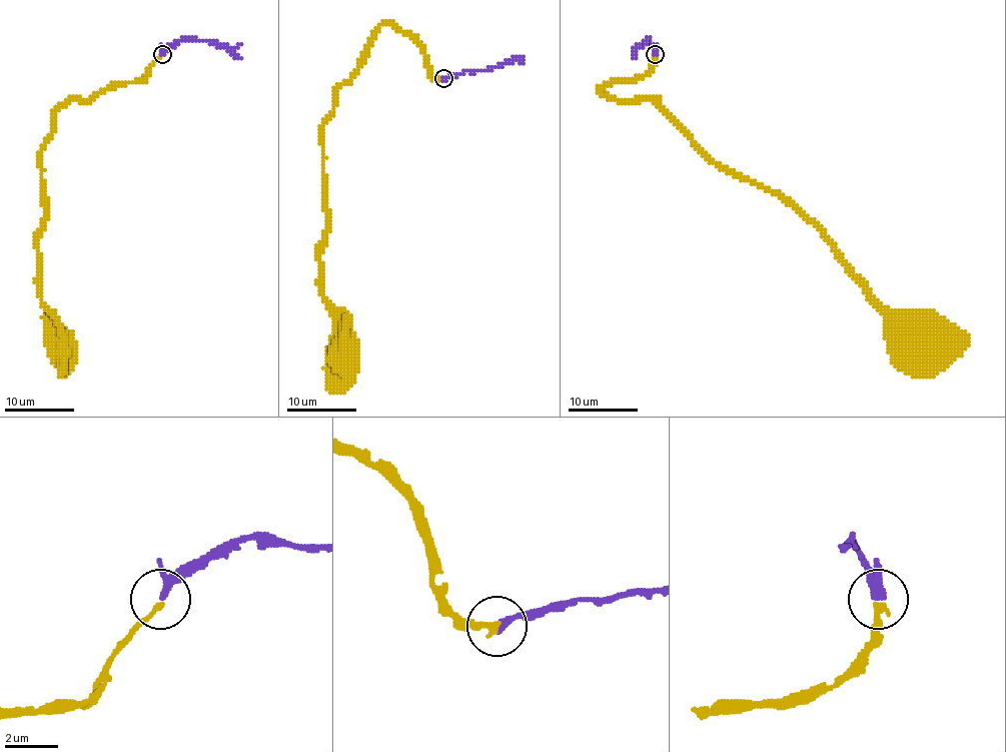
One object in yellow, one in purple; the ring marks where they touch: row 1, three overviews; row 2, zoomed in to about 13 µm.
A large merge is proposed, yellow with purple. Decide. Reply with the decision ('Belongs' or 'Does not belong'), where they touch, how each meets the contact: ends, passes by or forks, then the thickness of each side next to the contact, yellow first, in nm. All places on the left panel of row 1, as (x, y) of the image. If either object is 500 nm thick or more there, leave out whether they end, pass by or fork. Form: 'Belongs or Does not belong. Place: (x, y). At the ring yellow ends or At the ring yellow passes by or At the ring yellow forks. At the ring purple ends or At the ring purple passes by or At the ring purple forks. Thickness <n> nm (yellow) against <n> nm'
Belongs. Place: (162, 54). At the ring yellow ends. At the ring purple passes by. Thickness 200 nm (yellow) against 190 nm

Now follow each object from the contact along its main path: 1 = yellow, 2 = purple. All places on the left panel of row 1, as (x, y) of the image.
1: (161, 55), (144, 80), (91, 101), (74, 97), (54, 115), (40, 151), (39, 291), (63, 344)
2: (161, 53), (186, 38), (210, 39), (233, 48), (242, 43)

